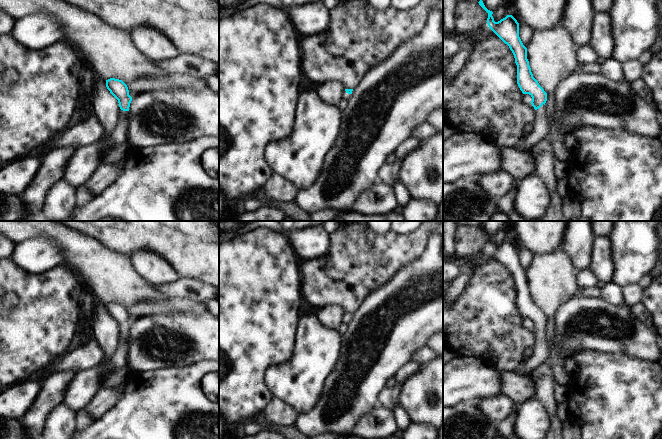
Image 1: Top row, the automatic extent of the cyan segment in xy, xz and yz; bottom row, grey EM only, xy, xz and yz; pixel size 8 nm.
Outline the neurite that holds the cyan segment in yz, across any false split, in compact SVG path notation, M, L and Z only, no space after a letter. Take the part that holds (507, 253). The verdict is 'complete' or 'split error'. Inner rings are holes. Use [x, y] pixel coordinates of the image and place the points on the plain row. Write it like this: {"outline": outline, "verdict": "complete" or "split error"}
{"outline": "M483 225L479 229L488 237L487 248L489 252L505 267L512 275L517 289L517 308L523 318L532 321L531 328L536 335L533 355L526 362L522 361L515 372L523 376L531 376L535 369L547 361L549 356L549 346L546 339L545 327L547 317L533 301L529 285L527 283L527 272L523 269L519 261L519 247L512 239L507 239L498 246L494 245L493 236L488 234Z", "verdict": "split error"}

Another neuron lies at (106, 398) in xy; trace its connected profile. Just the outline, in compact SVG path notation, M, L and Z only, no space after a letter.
M102 388L84 409L93 421L101 418L117 403L124 388Z

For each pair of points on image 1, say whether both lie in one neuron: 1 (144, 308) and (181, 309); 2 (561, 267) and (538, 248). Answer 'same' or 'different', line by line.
1: same
2: different

